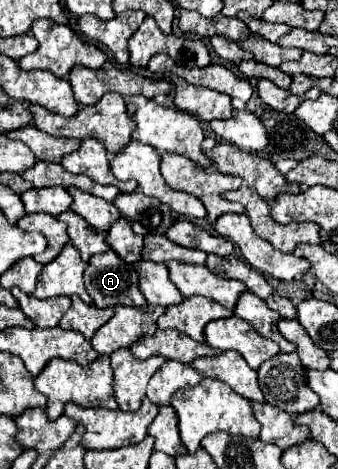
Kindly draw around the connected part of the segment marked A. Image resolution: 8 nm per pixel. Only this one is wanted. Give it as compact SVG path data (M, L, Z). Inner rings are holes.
M112 250L90 258L84 282L98 308L114 308L116 304L142 308L146 304L144 294L138 288L134 266L126 264Z

